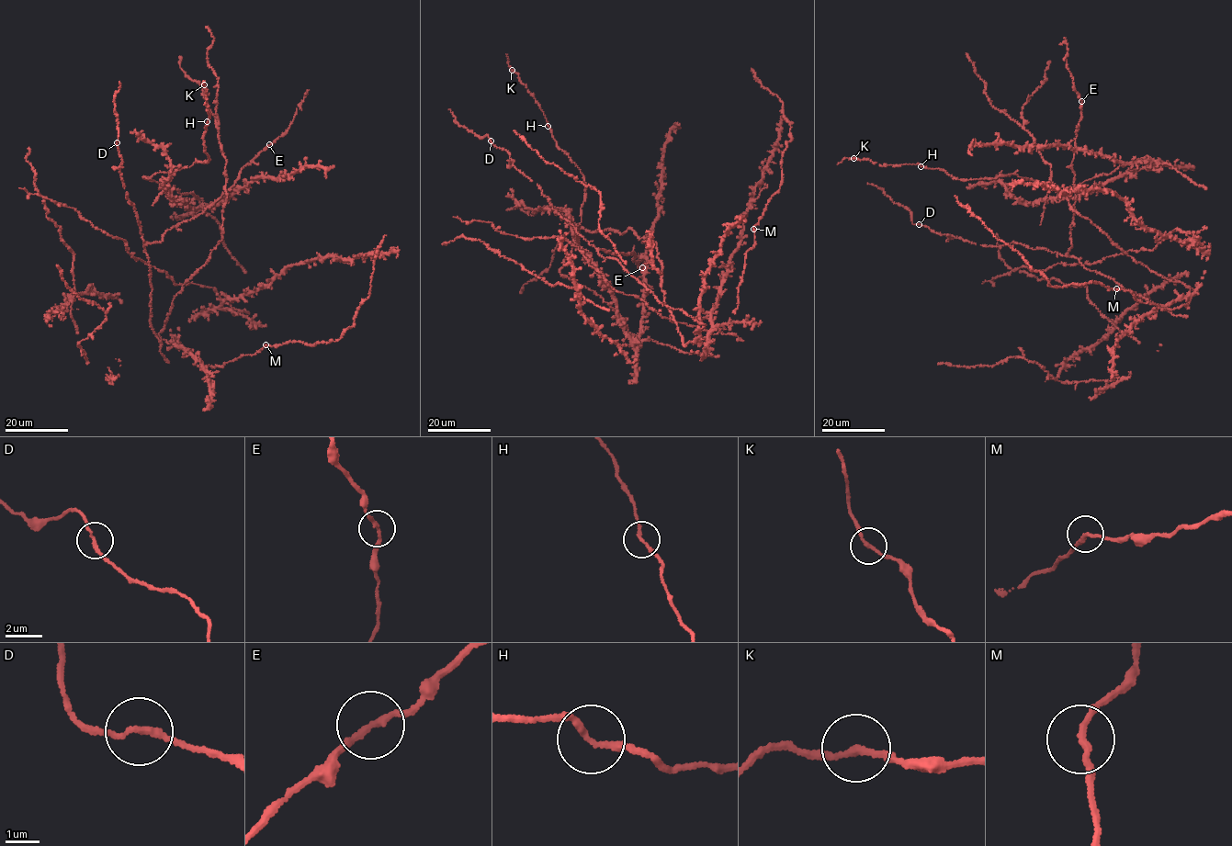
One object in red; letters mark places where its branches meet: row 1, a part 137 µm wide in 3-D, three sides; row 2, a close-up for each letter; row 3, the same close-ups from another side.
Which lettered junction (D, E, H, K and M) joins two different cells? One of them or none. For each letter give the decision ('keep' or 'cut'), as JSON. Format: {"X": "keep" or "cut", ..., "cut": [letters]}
{"D": "keep", "E": "keep", "H": "keep", "K": "keep", "M": "keep", "cut": []}

